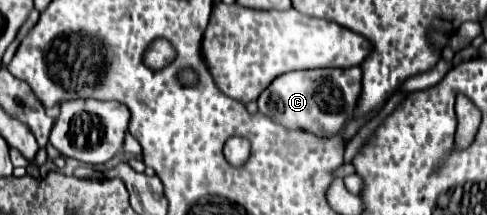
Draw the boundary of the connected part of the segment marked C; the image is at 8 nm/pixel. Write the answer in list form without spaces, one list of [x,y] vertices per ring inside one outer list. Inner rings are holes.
[[[360,67],[350,69],[306,69],[278,75],[258,97],[260,113],[284,123],[284,127],[306,129],[316,135],[332,135],[352,117],[362,87]]]

